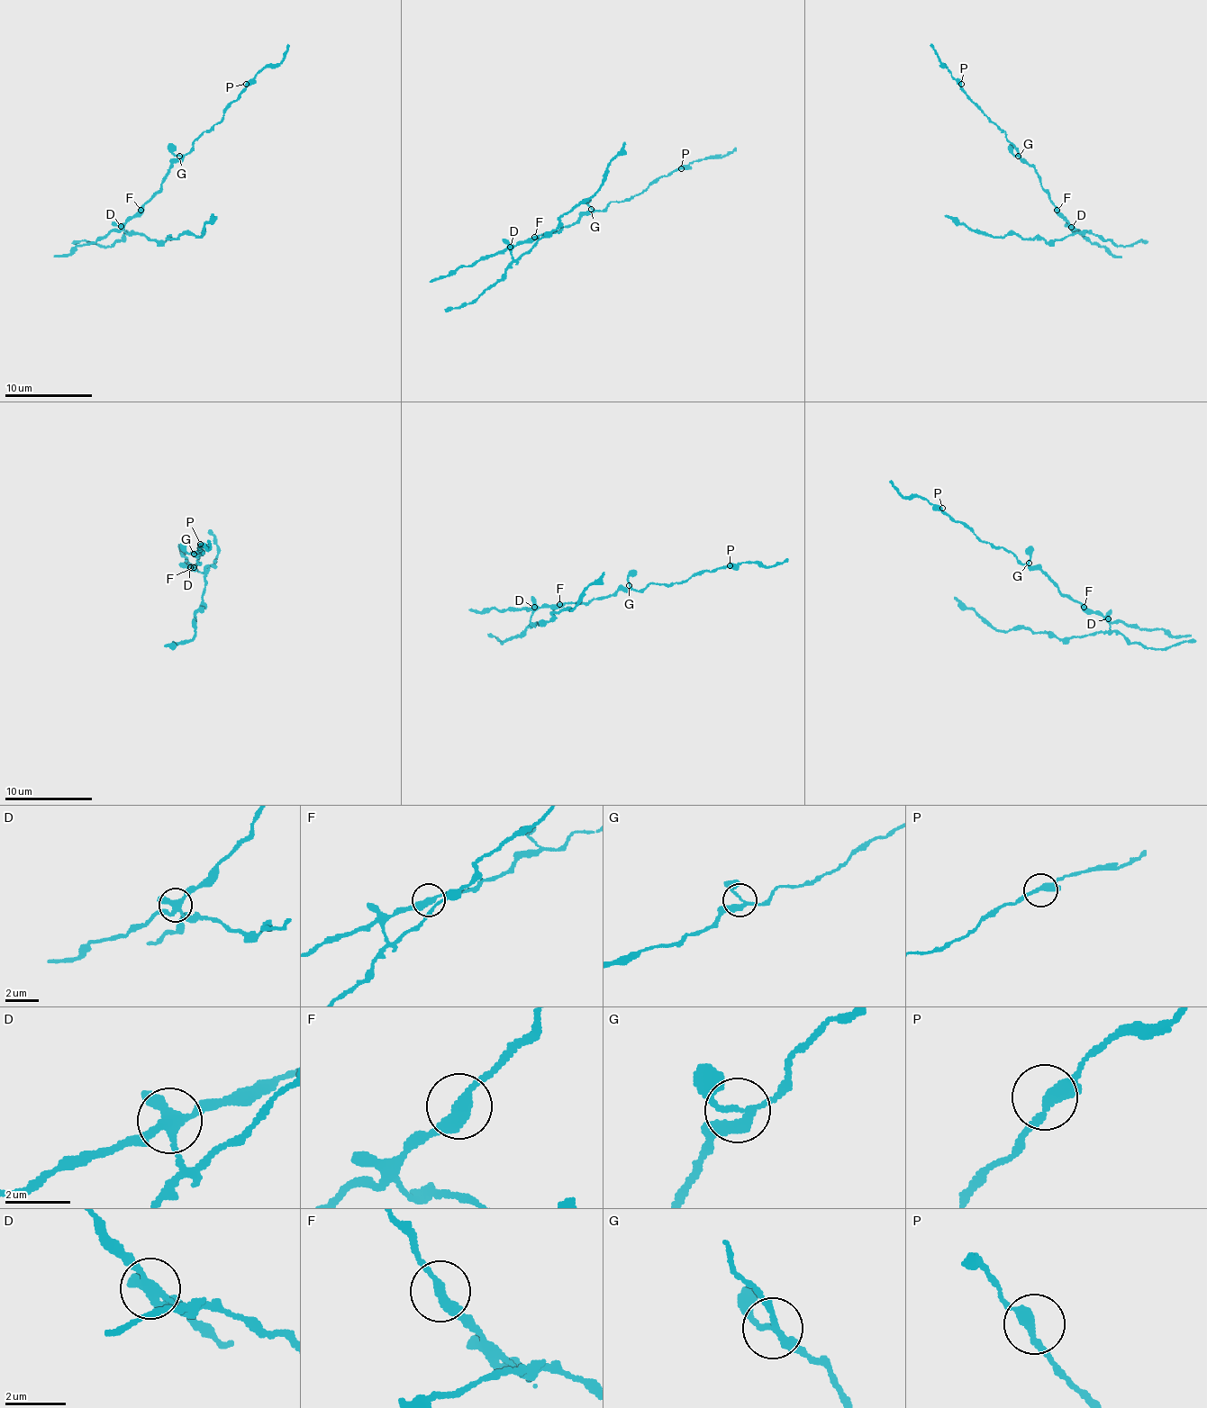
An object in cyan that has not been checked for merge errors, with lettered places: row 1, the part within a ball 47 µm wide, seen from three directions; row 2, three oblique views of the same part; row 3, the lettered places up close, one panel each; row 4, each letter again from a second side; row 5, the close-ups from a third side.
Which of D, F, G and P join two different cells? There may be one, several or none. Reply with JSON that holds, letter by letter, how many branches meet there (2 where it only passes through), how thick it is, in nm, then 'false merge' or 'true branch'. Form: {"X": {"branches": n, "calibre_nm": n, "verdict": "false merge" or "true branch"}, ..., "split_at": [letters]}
{"D": {"branches": 3, "calibre_nm": 320, "verdict": "false merge"}, "F": {"branches": 2, "calibre_nm": 360, "verdict": "true branch"}, "G": {"branches": 3, "calibre_nm": 190, "verdict": "true branch"}, "P": {"branches": 2, "calibre_nm": 320, "verdict": "true branch"}, "split_at": ["D"]}

